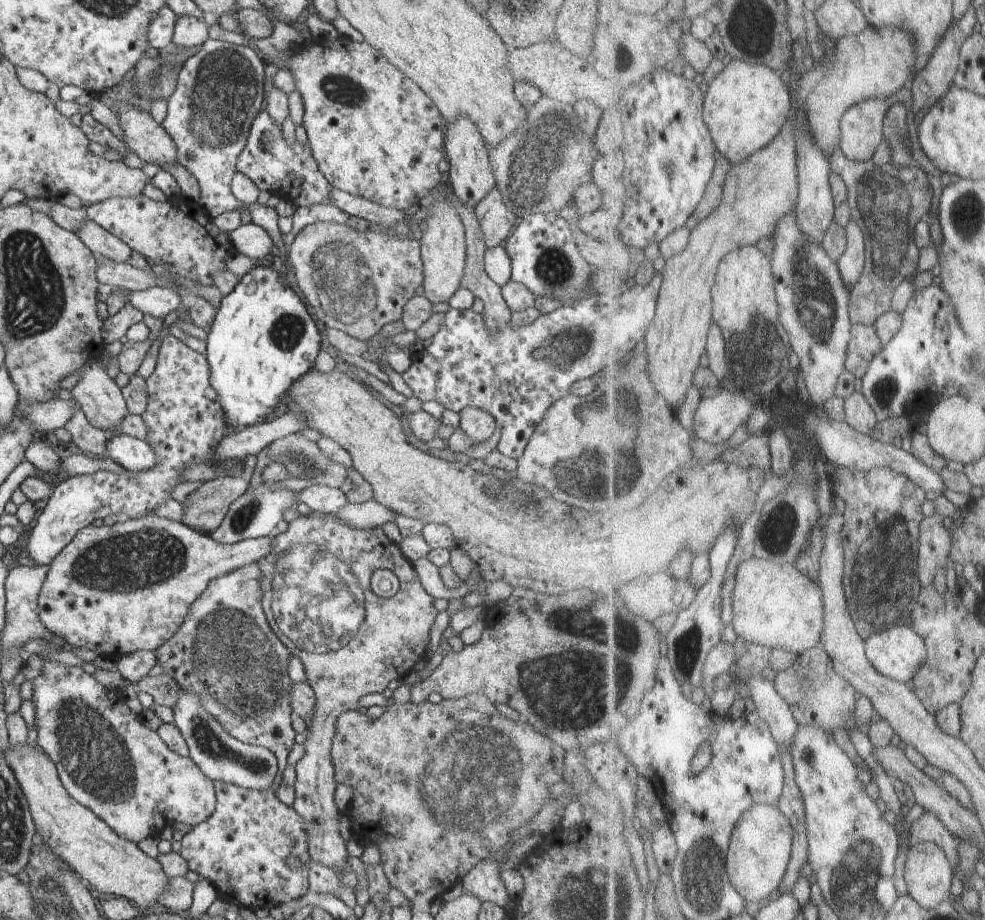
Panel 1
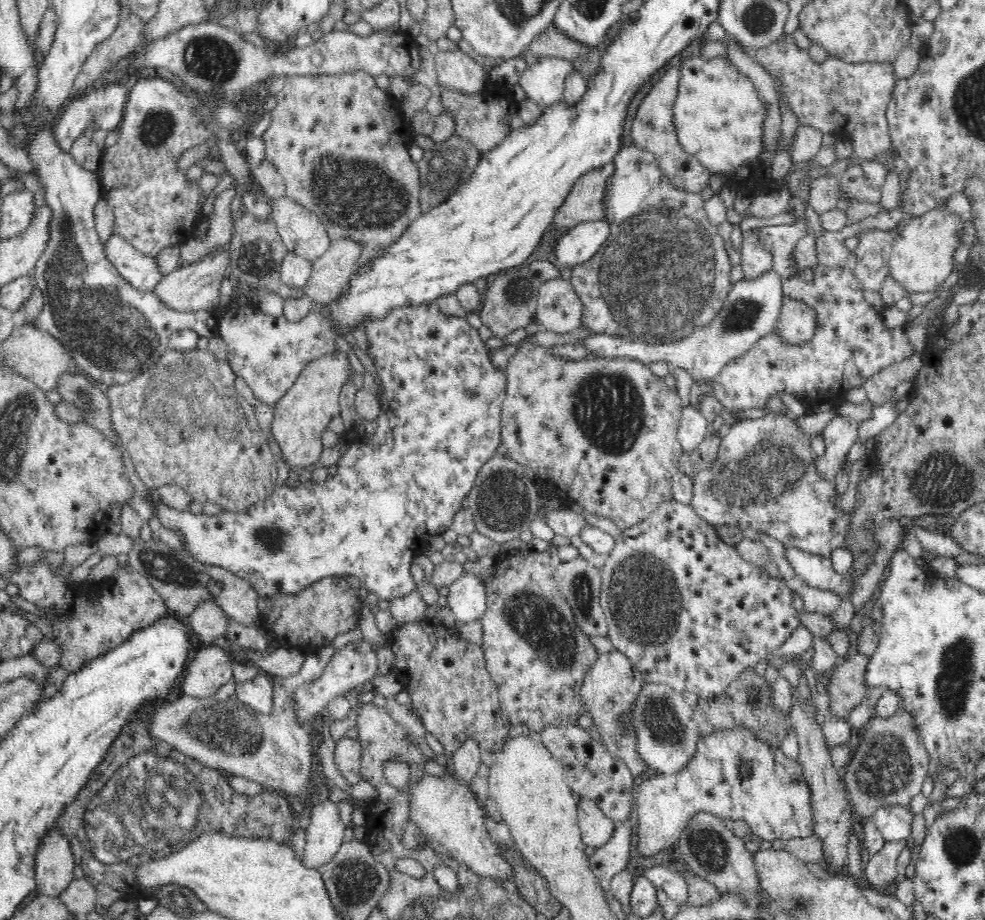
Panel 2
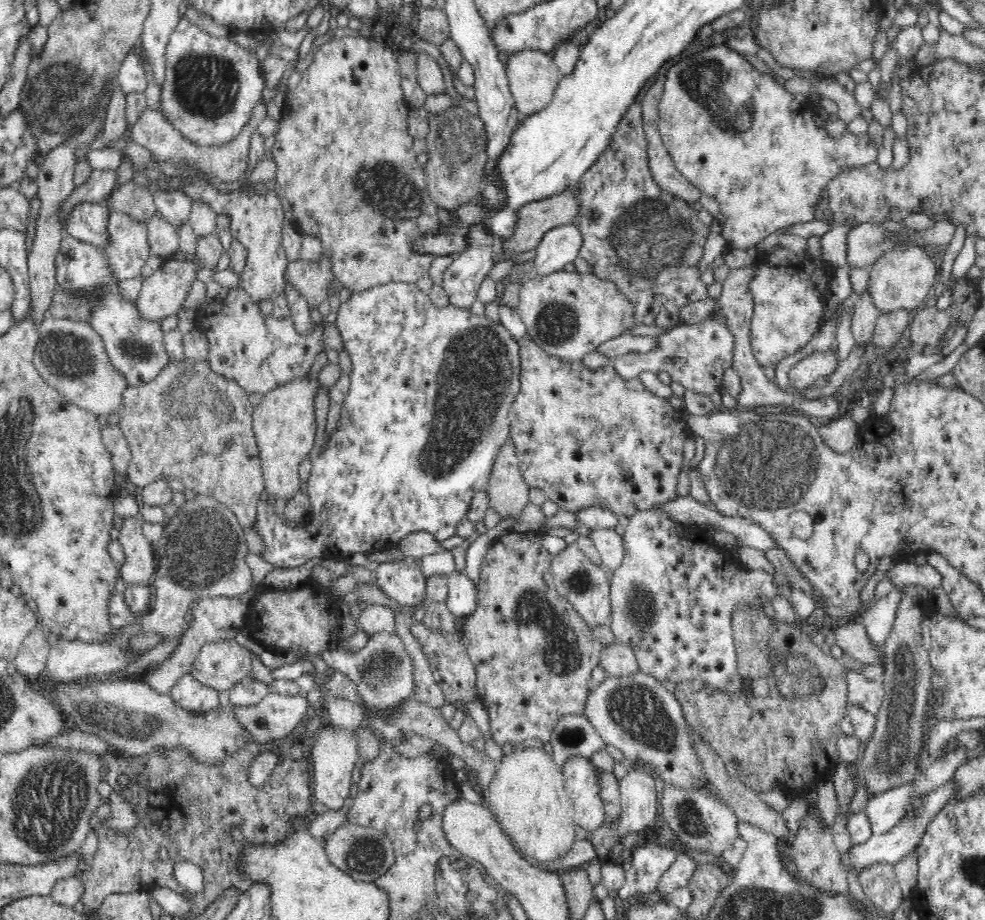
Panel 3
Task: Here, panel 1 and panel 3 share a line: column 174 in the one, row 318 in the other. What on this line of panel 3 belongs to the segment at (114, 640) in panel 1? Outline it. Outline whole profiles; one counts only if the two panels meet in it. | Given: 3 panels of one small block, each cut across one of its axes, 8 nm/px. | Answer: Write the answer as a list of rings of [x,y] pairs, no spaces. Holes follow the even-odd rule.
[[[556,271],[546,276],[536,275],[521,284],[518,296],[517,309],[526,327],[526,337],[531,338],[546,353],[569,363],[582,362],[584,354],[594,352],[600,344],[626,334],[626,330],[636,325],[633,302],[619,292],[611,280],[602,280],[591,272]]]

